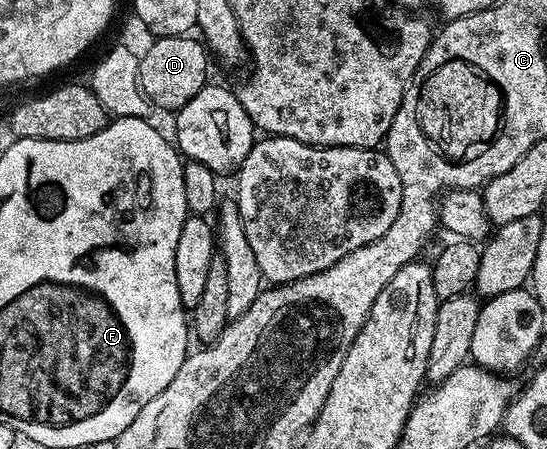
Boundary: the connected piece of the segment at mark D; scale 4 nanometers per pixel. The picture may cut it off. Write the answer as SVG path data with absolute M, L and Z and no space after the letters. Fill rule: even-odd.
M190 34L185 35L161 35L147 47L147 52L139 55L139 85L143 91L144 97L151 104L152 108L168 113L174 113L182 109L185 105L189 105L189 101L193 101L193 97L197 97L197 93L201 93L203 87L208 86L207 79L207 59L209 60L209 52L198 38L191 39Z

